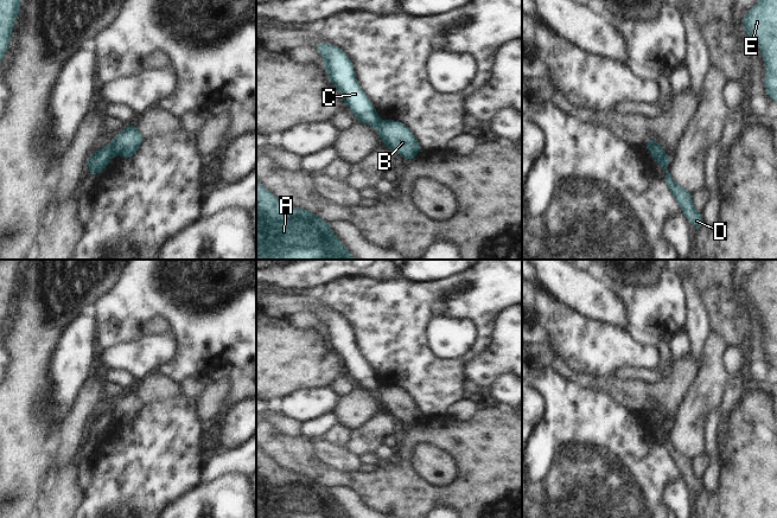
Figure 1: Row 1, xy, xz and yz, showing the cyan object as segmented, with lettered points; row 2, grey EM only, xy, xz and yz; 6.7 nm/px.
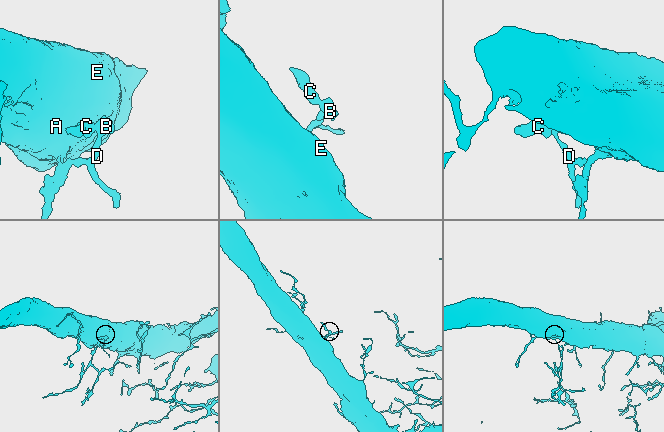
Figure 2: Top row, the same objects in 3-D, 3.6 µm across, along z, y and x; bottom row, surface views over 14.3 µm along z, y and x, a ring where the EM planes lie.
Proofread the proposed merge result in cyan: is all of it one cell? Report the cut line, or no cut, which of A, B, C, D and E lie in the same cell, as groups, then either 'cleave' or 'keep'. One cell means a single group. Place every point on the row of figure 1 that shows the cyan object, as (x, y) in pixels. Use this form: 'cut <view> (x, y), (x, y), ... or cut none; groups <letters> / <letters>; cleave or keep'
cut xy (109, 144), (114, 152); groups A B D E / C; cleave

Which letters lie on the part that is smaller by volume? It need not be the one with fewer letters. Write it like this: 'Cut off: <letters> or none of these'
Cut off: C

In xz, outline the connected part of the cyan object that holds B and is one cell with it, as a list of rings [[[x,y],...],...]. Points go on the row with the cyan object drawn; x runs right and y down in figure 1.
[[[380,121],[376,128],[383,145],[401,154],[408,161],[413,160],[422,151],[409,128],[400,121]]]

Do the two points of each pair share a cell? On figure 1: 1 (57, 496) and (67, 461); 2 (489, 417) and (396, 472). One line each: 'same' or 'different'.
1: same
2: same

